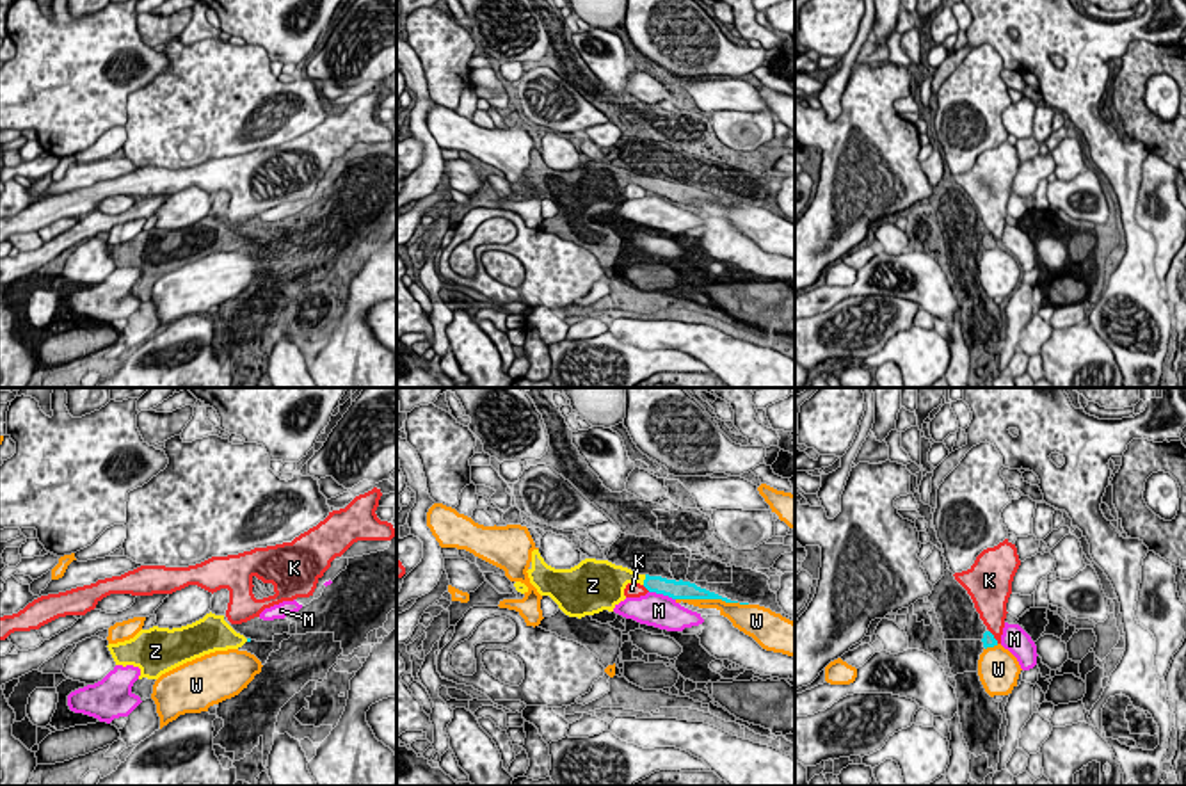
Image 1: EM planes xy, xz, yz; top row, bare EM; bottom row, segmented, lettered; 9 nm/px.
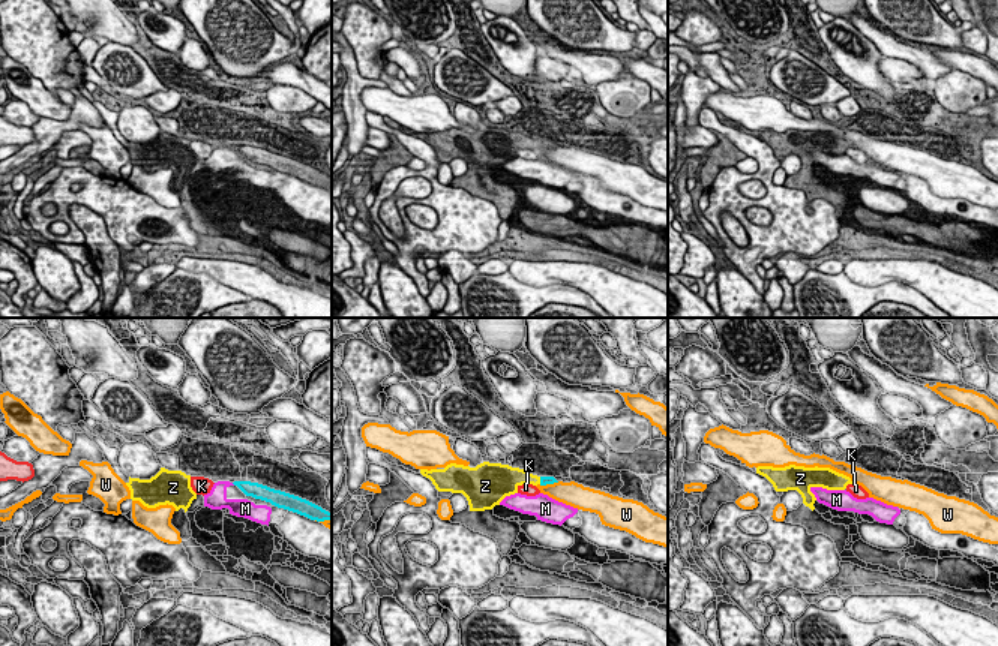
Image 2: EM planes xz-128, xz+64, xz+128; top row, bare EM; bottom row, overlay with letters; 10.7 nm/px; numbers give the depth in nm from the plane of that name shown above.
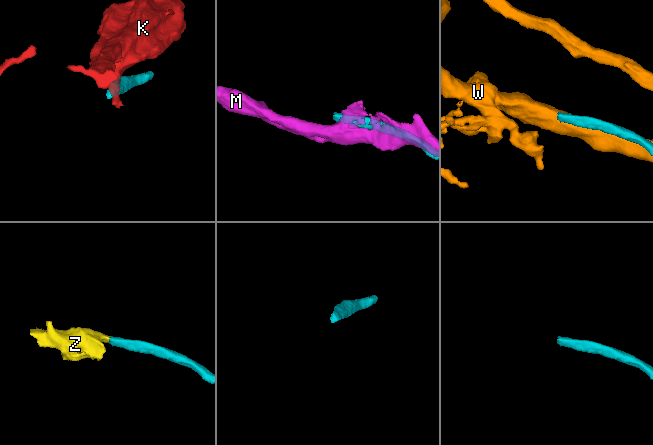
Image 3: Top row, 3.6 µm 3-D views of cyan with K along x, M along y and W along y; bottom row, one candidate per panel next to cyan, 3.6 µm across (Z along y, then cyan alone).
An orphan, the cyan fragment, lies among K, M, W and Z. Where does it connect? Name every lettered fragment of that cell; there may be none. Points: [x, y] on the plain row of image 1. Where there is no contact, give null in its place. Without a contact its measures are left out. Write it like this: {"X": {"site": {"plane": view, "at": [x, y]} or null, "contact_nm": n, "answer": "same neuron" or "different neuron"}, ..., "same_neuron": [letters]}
{"K": {"site": {"plane": "yz", "at": [993, 239]}, "contact_nm": 150, "answer": "different neuron"}, "M": {"site": {"plane": "xz", "at": [662, 194]}, "contact_nm": 260, "answer": "different neuron"}, "W": {"site": {"plane": "xz", "at": [712, 200]}, "contact_nm": 650, "answer": "different neuron"}, "Z": {"site": {"plane": "xz", "at": [644, 182]}, "contact_nm": 100, "answer": "same neuron"}, "same_neuron": ["Z"]}

